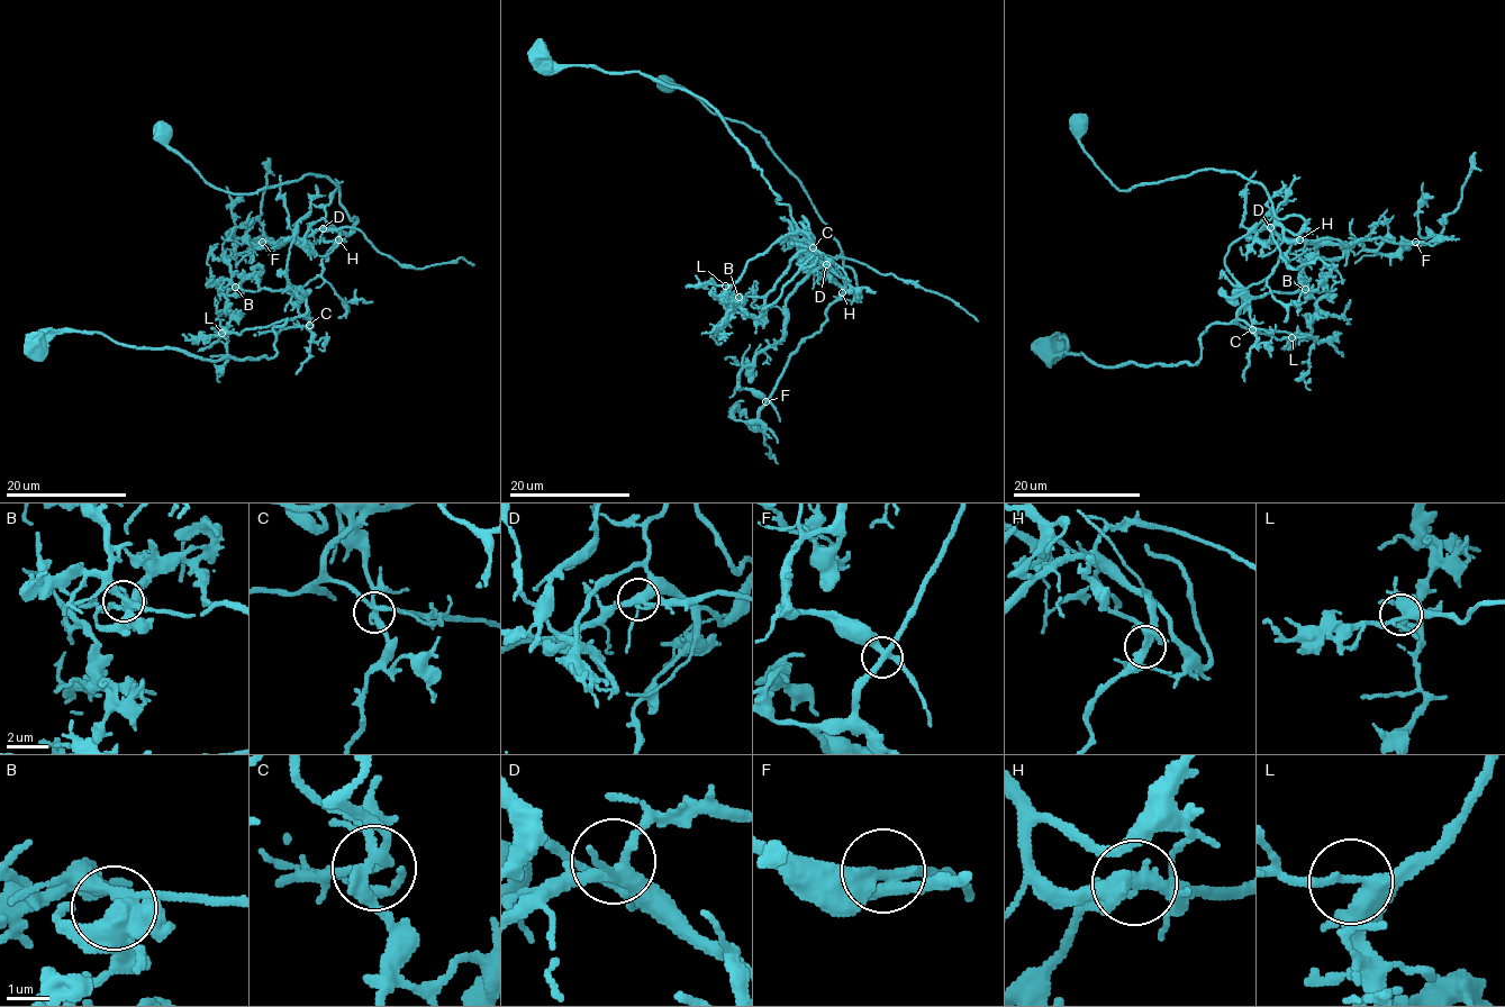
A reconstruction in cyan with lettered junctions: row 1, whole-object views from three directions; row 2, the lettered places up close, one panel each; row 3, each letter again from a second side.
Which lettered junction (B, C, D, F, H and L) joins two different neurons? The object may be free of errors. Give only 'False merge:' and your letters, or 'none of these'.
False merge: H

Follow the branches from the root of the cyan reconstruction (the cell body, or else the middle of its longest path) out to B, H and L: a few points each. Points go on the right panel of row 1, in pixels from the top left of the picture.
B: (1252, 284), (1241, 291), (1242, 307), (1268, 292), (1302, 291), (1305, 295), (1305, 289)
H: (1252, 284), (1263, 280), (1289, 247), (1300, 239)
L: (1252, 284), (1241, 291), (1242, 307), (1248, 304), (1234, 319), (1251, 330), (1278, 338), (1292, 337)

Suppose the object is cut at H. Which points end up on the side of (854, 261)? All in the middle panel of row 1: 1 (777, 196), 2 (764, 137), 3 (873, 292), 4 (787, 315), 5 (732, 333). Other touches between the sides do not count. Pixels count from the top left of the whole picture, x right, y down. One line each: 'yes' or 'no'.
1: no
2: yes
3: no
4: yes
5: no

